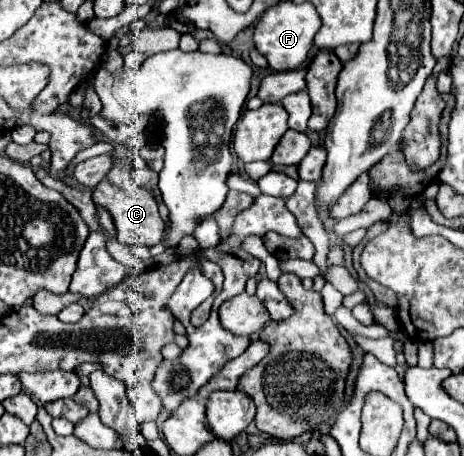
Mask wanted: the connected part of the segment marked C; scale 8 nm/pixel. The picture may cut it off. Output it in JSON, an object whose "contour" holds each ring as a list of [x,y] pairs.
{"contour":[[[103,180],[103,182],[99,182],[99,186],[93,188],[93,202],[111,212],[113,222],[117,226],[117,240],[121,244],[141,244],[141,246],[149,248],[163,240],[165,222],[161,220],[161,216],[157,212],[157,202],[149,190],[145,190],[145,188],[123,190],[119,186],[113,186],[109,180]]]}

